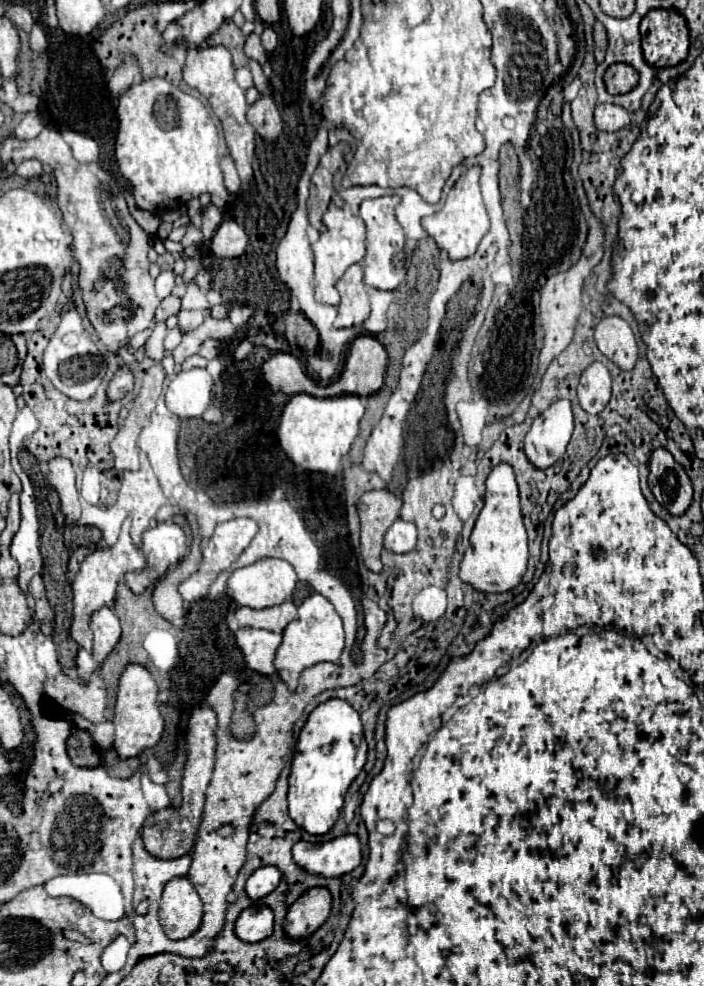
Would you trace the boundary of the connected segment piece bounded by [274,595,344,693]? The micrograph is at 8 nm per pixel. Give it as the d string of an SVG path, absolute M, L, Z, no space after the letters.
M310 595L298 607L298 619L292 621L284 629L284 639L282 639L282 645L278 647L274 663L276 663L280 679L294 693L294 689L298 687L298 677L300 677L302 669L308 669L308 667L312 667L316 663L324 663L324 661L338 663L342 649L344 649L344 629L342 629L340 615L334 611L334 607L328 603L326 597Z

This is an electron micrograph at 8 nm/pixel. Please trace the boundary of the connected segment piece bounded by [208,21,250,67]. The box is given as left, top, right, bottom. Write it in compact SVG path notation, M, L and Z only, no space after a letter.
M232 21L222 23L222 27L208 37L208 45L224 45L232 53L236 67L244 67L250 61L244 53L244 41L246 41L246 37Z

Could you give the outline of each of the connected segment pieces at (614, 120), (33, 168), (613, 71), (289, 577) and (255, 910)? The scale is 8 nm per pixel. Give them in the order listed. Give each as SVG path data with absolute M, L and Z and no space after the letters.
M600 103L594 111L594 123L600 131L618 131L630 125L630 113L620 105Z
M28 159L28 161L22 161L16 169L16 173L20 177L26 177L26 179L32 179L32 177L38 177L42 173L42 163L36 161L36 159Z
M626 63L610 65L604 75L604 83L606 83L606 91L610 95L628 93L630 89L634 89L638 85L638 71Z
M260 559L248 567L236 569L228 579L228 589L232 599L238 605L246 605L252 609L266 609L274 605L282 605L282 601L290 601L294 597L298 585L298 575L288 561L282 559Z
M252 905L240 913L234 931L246 943L262 941L274 933L274 911L268 905Z

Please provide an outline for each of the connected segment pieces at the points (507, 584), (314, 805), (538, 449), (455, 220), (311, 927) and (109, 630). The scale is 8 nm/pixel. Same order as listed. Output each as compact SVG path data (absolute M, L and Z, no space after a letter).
M500 463L486 479L484 507L476 519L474 531L470 535L470 545L460 563L460 579L480 593L504 593L514 589L522 581L522 575L526 573L526 563L528 539L520 513L518 485L512 467Z
M328 699L326 703L318 705L310 713L298 737L292 761L288 791L288 813L292 821L310 835L328 833L340 817L344 795L356 775L364 769L366 757L368 745L358 711L342 699Z
M562 399L542 411L524 439L524 453L536 469L552 467L566 451L574 423L570 401Z
M474 165L466 173L462 173L462 177L456 181L452 191L448 193L448 199L446 199L442 211L432 217L422 219L422 227L428 231L430 237L434 237L434 241L438 243L440 249L448 251L448 257L452 261L472 257L478 249L478 243L490 229L490 221L488 221L488 213L486 213L486 207L484 207L482 195L480 195L478 179L480 179L480 167Z
M312 887L302 893L288 909L286 935L292 939L310 937L330 915L332 895L326 887Z
M104 607L92 615L90 627L94 633L92 657L96 663L102 663L120 641L120 621L112 609Z

